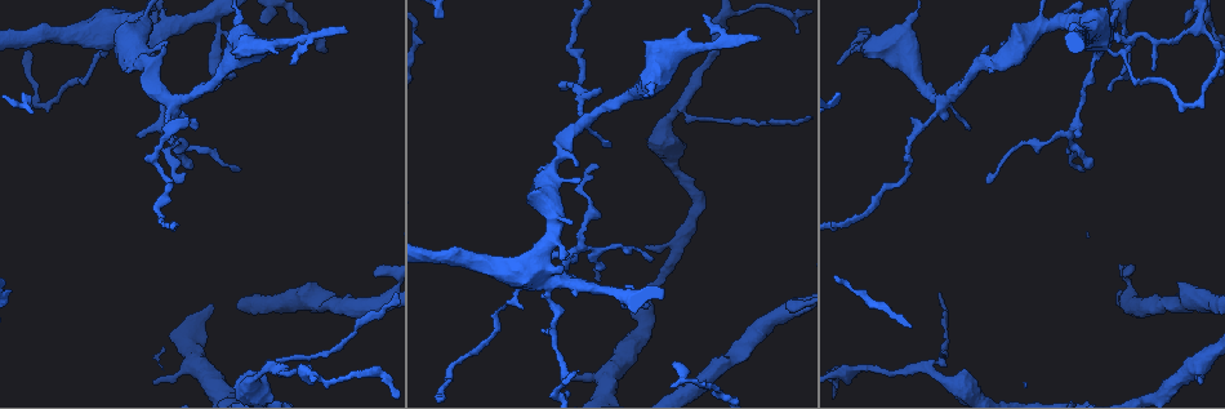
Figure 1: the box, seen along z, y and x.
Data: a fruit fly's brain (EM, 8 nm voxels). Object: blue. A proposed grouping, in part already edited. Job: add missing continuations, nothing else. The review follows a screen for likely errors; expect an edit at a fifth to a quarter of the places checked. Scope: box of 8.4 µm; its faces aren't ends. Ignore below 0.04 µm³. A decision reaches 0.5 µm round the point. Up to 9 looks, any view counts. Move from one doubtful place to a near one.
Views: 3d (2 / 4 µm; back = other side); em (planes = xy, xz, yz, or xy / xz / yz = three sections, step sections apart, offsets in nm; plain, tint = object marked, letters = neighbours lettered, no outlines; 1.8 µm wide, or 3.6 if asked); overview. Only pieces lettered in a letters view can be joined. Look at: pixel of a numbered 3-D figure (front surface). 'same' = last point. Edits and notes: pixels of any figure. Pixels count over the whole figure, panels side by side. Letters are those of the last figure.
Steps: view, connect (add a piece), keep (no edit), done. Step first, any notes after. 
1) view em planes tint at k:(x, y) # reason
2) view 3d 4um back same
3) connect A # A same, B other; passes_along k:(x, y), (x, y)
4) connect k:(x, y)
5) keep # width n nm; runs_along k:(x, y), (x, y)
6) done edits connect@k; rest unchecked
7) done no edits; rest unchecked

view em planes plain at 1:(652, 259) # tapers out

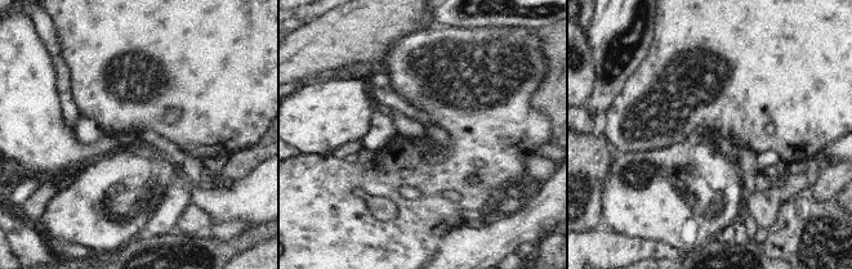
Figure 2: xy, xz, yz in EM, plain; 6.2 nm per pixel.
view em planes letters same # what lies round it

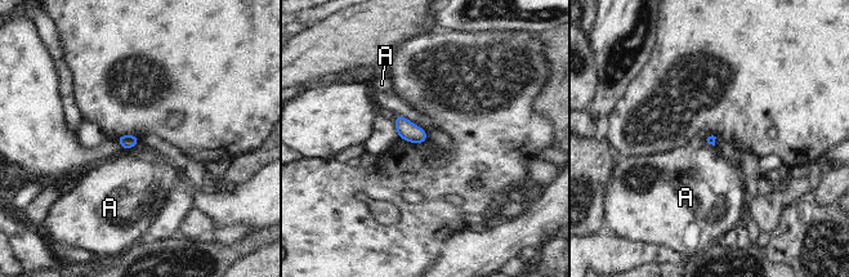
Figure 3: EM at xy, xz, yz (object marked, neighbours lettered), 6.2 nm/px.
keep # A other; border 3:(138, 144), (123, 150); none of them fits

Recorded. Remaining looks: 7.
view 3d 4um at 1:(1200, 30)

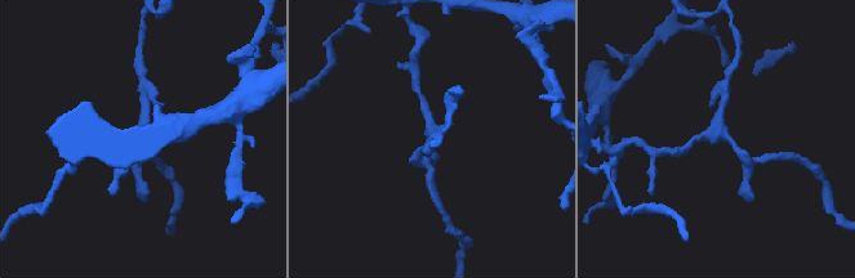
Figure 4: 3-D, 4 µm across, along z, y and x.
view em xz step 16 tint at 4:(719, 132) # now the EM

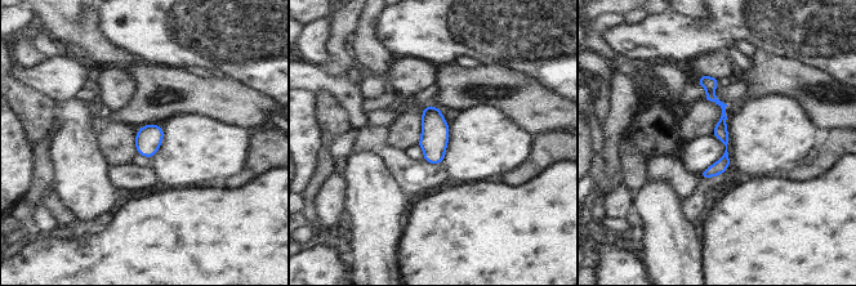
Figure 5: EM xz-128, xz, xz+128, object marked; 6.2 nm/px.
view em yz step 8 letters same

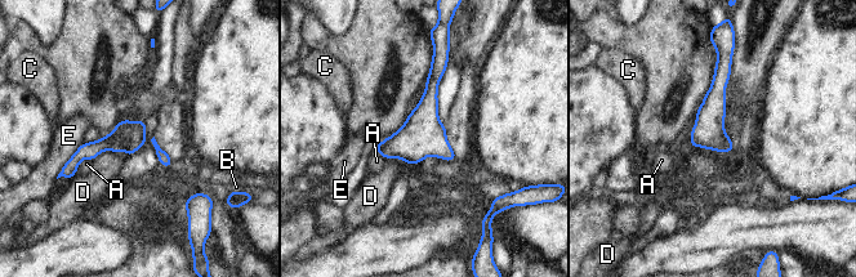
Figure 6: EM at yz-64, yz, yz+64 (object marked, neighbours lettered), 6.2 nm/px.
keep # A other, B other, C other, D other, E other; runs_along 6:(142, 124), (85, 151), (68, 173); no lettered piece goes on from it

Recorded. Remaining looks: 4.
view 3d 2um at 1:(965, 127) # thin end

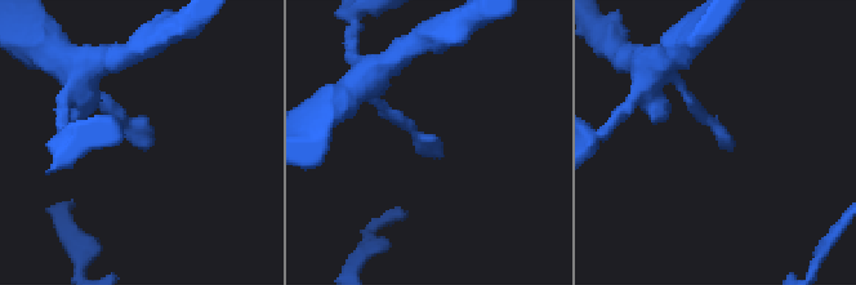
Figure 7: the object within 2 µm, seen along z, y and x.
view em planes letters at 7:(146, 147)

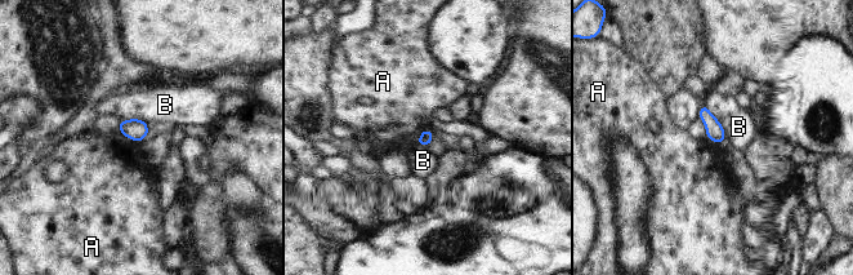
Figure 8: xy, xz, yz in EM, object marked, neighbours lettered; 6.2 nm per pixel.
keep # width 90 nm; A other, B other; border 8:(119, 129), (126, 137), (138, 142); no lettered piece goes on from it

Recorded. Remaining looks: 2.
view 3d 4um at 1:(165, 41) # thick end

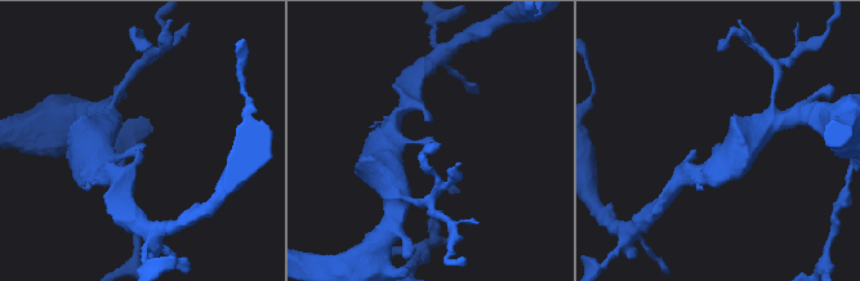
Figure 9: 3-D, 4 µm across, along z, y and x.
view em planes letters at 9:(713, 147) # now the EM

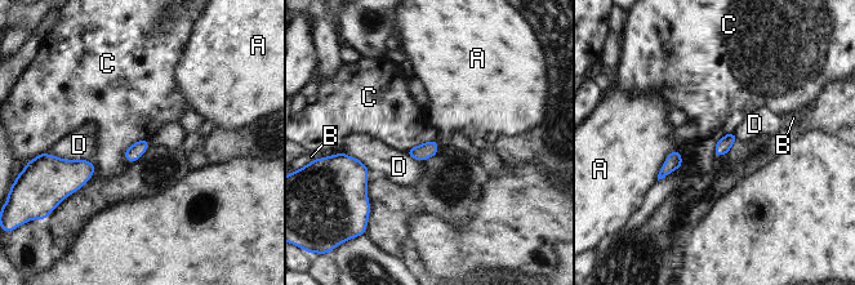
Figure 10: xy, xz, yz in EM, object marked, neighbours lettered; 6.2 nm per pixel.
keep # A other, B other, C other, D other; border 10:(148, 138), (133, 142), (123, 156); none of them fits

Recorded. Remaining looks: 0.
done no edits; rest unchecked

